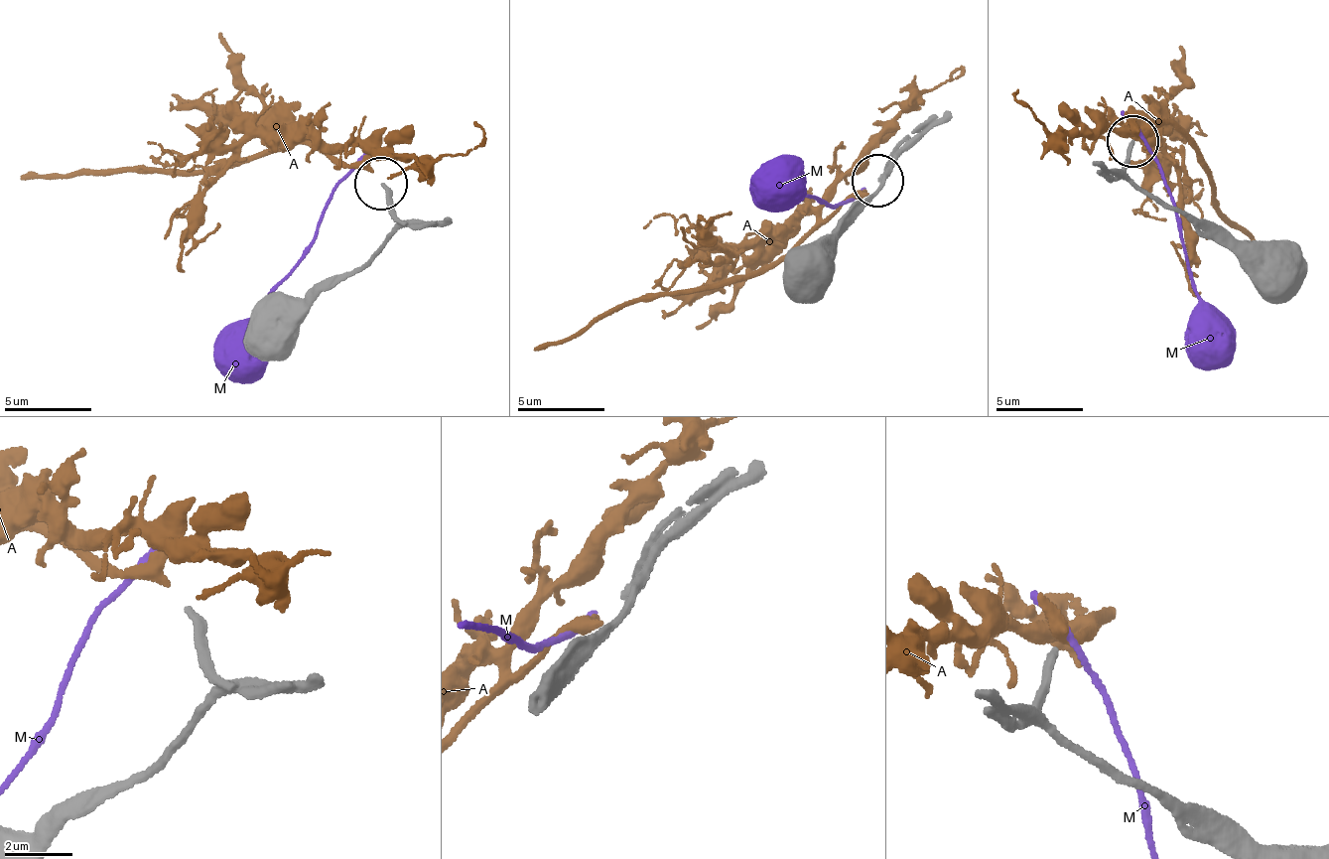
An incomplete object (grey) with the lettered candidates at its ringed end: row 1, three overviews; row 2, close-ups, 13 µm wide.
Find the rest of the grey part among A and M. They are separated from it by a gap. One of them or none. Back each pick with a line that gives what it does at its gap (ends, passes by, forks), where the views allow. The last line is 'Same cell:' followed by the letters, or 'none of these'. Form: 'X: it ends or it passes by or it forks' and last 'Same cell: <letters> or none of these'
A: it passes by
Same cell: A

